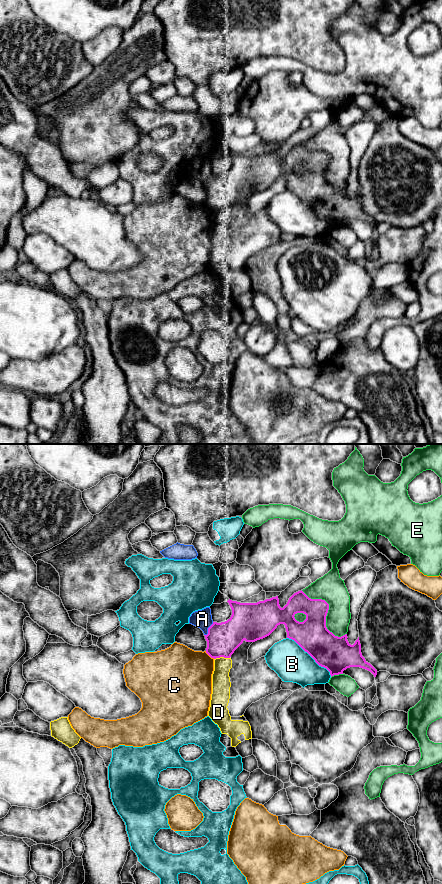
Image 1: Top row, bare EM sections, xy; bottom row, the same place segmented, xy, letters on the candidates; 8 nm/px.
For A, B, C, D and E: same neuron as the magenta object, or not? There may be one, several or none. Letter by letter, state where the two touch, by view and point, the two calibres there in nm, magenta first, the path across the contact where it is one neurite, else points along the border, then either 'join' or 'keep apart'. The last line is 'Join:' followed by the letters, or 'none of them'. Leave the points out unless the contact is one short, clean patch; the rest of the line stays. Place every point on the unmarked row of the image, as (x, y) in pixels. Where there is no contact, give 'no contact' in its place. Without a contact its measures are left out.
A: meets magenta in xy at (208, 181); 260 nm thick on the magenta side, 150 nm on the other; keep apart
B: meets magenta in xy at (310, 207); 280 nm thick on the magenta side, 280 nm on the other; keep apart
C: meets magenta in xy at (210, 208); 260 nm thick on the magenta side, 420 nm on the other; keep apart
D: meets magenta in xy at (221, 208); 260 nm thick on the magenta side, 150 nm on the other; keep apart
E: meets magenta in xy at (327, 164); 260 nm thick on the magenta side, 220 nm on the other; keep apart
Join: none of them

